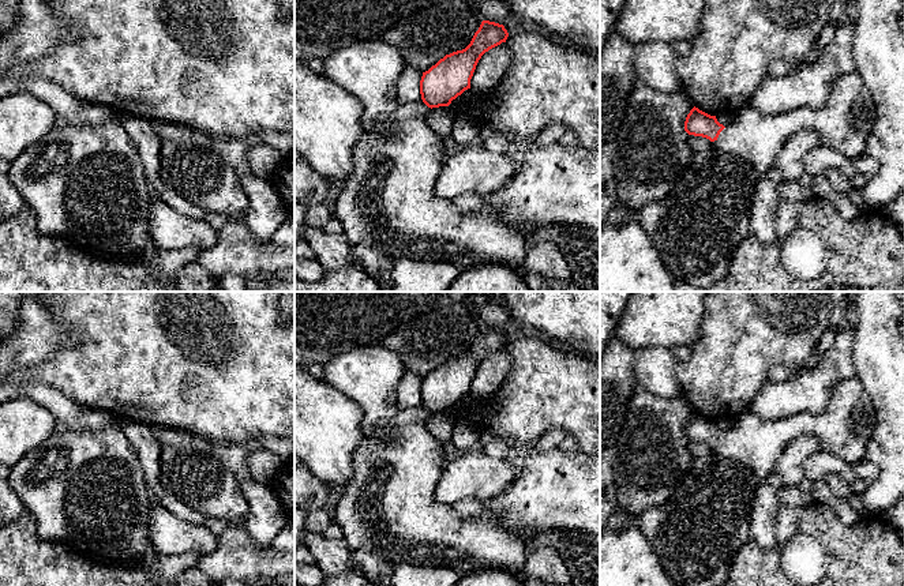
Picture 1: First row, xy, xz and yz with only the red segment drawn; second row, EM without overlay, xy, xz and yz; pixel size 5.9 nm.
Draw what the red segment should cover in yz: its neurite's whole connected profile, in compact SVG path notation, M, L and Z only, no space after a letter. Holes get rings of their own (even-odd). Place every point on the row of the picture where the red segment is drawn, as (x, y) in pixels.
M855 70L833 83L824 108L802 106L780 114L764 114L746 105L732 117L734 121L724 127L716 116L694 106L686 117L684 131L709 139L712 146L694 151L691 164L668 196L638 211L646 234L672 278L706 292L719 281L725 281L736 249L751 234L750 206L757 184L766 176L787 139L800 129L814 129L822 144L855 161L866 153L877 108Z

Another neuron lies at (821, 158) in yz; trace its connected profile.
M819 144L804 158L807 177L825 174L829 168L841 170L849 180L858 174L855 161L841 153Z

